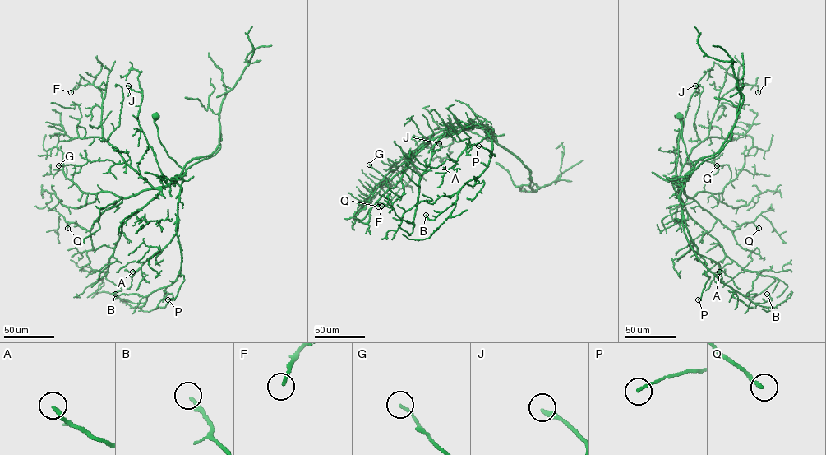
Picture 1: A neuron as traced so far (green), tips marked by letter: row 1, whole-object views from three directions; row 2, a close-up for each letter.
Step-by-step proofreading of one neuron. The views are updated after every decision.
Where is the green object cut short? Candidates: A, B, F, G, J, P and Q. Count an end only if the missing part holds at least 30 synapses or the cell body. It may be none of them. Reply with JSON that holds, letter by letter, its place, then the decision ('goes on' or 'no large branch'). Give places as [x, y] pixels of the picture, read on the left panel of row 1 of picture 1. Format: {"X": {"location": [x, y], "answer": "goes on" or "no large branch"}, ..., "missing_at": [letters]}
{"A": {"location": [132, 271], "answer": "goes on"}, "B": {"location": [115, 294], "answer": "goes on"}, "F": {"location": [71, 92], "answer": "no large branch"}, "G": {"location": [58, 165], "answer": "no large branch"}, "J": {"location": [128, 85], "answer": "goes on"}, "P": {"location": [168, 299], "answer": "no large branch"}, "Q": {"location": [67, 228], "answer": "no large branch"}, "missing_at": ["A", "B", "J"]}

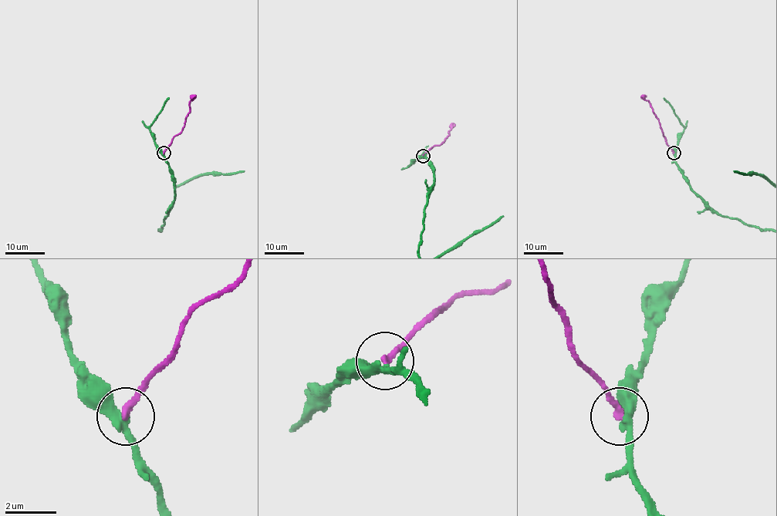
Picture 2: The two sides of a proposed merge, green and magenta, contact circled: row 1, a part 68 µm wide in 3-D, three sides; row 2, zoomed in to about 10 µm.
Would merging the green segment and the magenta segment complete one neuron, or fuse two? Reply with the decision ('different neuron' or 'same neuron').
same neuron

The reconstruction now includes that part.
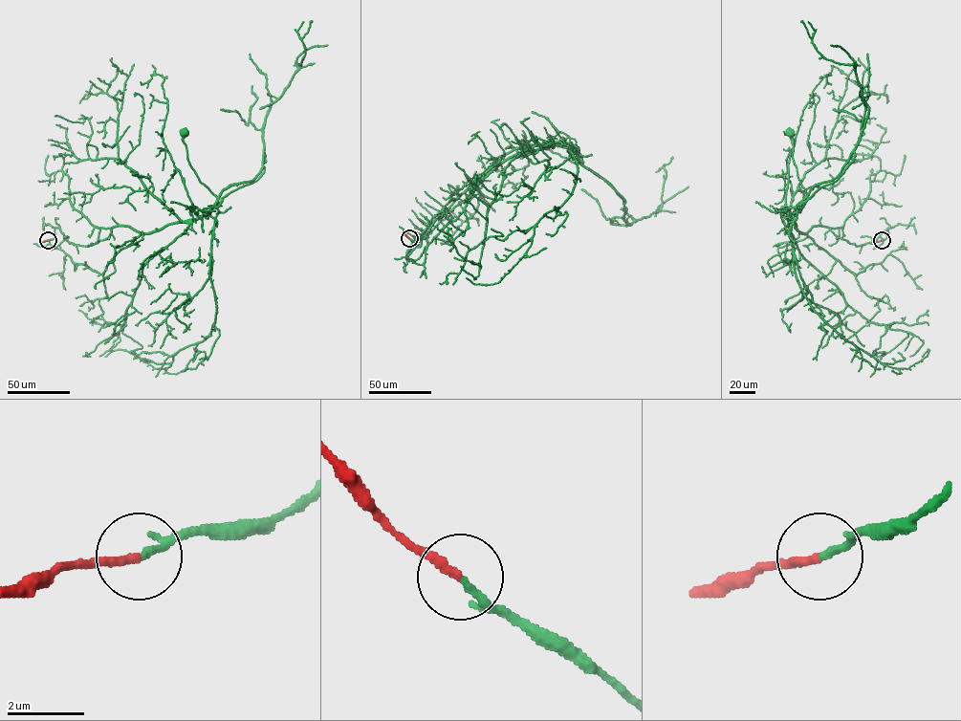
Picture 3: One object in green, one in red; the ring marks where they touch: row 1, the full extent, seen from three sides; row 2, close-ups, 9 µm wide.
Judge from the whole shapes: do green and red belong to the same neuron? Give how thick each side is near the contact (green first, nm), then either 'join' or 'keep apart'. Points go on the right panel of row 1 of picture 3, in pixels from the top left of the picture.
calibres 130 and 240 nm; join

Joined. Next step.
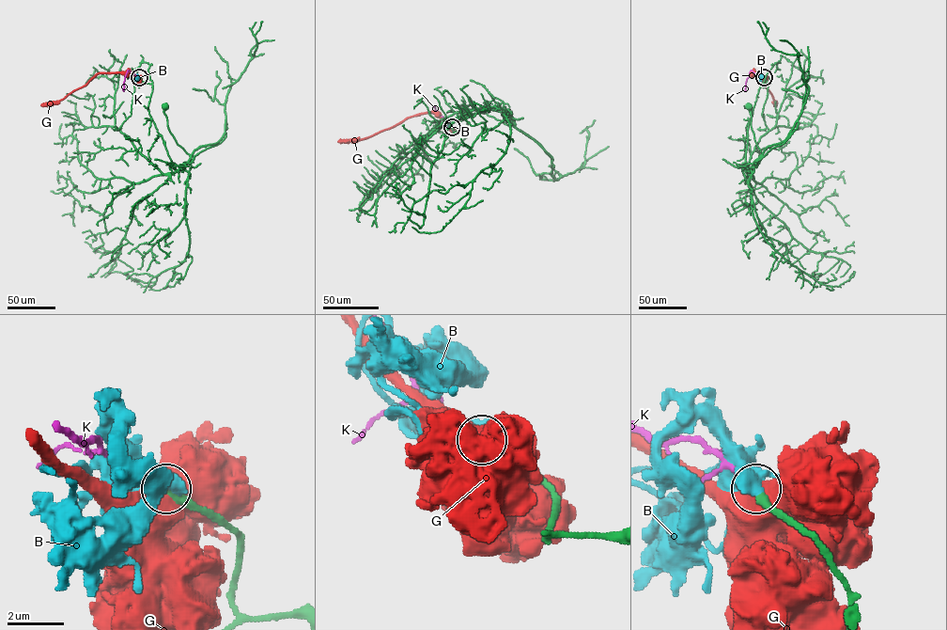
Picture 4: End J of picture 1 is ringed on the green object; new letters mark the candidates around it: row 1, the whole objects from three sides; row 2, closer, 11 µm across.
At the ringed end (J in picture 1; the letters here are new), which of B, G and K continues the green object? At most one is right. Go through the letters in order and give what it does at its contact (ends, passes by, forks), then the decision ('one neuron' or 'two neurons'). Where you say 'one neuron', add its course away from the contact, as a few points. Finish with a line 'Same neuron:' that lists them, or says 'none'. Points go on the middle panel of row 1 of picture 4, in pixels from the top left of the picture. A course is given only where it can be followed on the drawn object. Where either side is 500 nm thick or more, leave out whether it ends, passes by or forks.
B: two neurons
G: two neurons
K: it ends; one neuron; course (452, 127), (434, 106)
Same neuron: K

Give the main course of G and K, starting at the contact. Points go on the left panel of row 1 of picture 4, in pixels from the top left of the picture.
G: (139, 77), (130, 71), (100, 72), (62, 99), (43, 105)
K: (139, 77), (128, 70), (124, 91)

